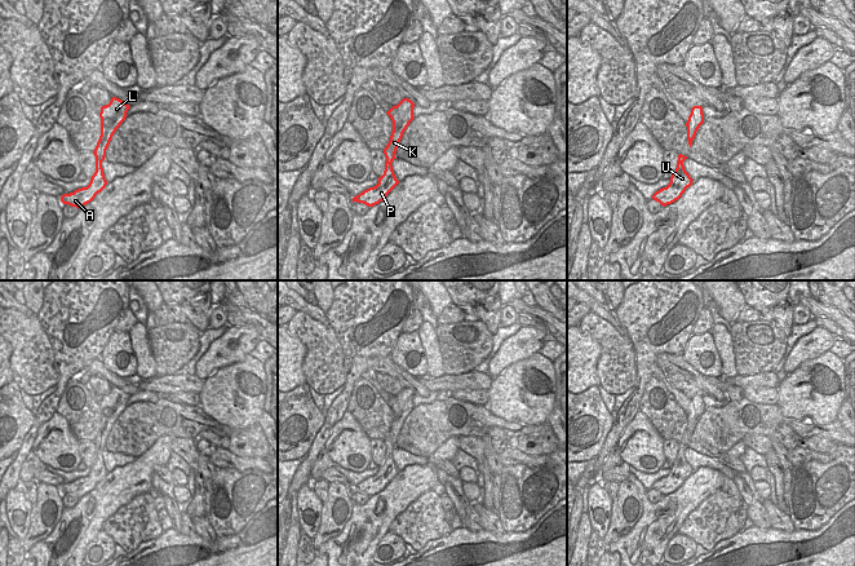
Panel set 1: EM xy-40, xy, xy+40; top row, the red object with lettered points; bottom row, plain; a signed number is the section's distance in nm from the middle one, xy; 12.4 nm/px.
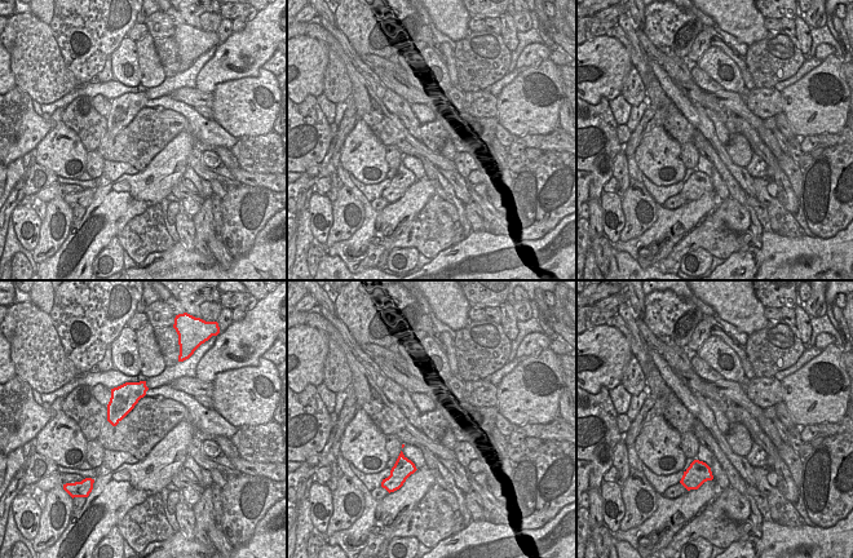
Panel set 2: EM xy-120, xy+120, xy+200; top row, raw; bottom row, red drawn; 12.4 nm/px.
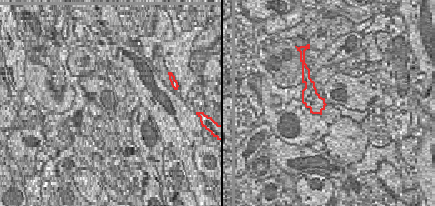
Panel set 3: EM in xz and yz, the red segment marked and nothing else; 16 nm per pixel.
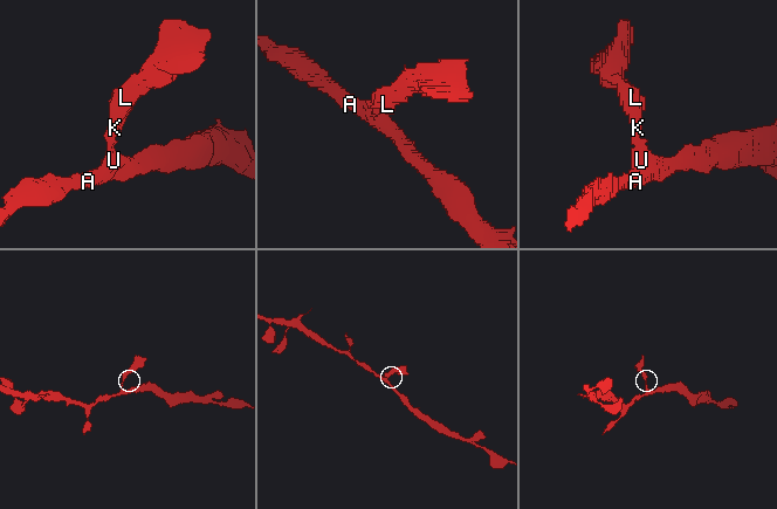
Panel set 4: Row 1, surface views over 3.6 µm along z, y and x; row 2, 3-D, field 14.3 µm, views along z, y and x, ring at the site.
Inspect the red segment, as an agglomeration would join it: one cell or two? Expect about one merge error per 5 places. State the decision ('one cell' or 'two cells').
one cell

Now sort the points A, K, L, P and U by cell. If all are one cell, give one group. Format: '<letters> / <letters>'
A K L P U

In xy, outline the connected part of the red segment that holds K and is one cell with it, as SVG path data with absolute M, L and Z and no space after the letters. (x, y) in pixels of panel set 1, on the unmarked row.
M403 388L397 395L393 395L386 402L393 411L393 421L389 433L384 438L386 447L384 464L378 466L378 473L376 476L369 477L359 485L354 486L353 492L358 491L368 496L373 496L382 491L387 486L387 483L399 473L394 464L391 452L394 448L397 448L395 442L404 420L415 407L413 397L415 393L411 389Z

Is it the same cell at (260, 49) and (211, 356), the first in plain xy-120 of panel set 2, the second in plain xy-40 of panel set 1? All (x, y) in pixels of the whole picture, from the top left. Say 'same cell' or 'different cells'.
same cell

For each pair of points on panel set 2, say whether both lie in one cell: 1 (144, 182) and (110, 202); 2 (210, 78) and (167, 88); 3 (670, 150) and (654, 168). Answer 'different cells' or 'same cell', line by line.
1: same cell
2: different cells
3: same cell

